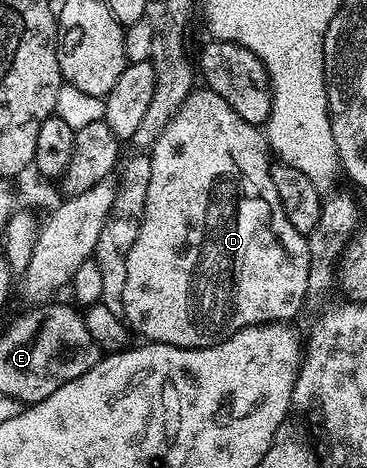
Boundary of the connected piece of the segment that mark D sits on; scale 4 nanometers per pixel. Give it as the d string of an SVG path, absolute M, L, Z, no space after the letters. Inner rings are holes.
M198 87L190 92L189 97L178 106L178 110L166 122L157 140L154 142L151 155L150 181L147 182L145 209L141 218L141 229L127 254L127 283L123 285L123 319L134 333L137 332L146 341L155 344L170 344L176 348L206 348L212 344L226 340L244 328L256 324L272 324L289 322L301 308L305 295L311 292L309 287L309 241L291 222L287 222L287 214L283 214L283 202L279 202L279 194L275 190L273 170L271 167L271 149L256 124L243 122L219 94L209 88Z

